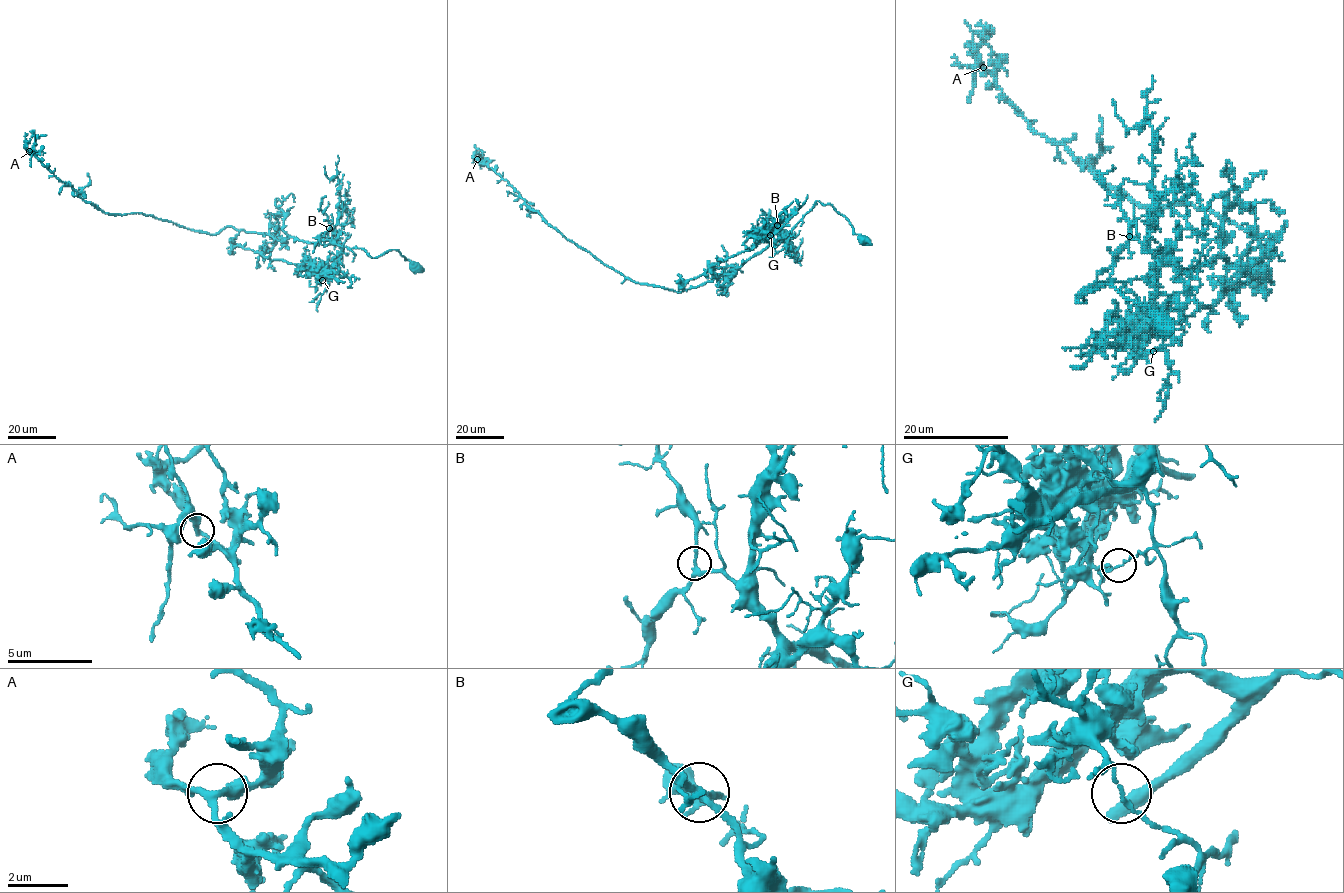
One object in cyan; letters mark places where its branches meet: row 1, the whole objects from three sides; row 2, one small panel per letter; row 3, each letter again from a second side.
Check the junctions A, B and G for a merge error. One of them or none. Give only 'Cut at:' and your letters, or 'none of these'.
Cut at: G

